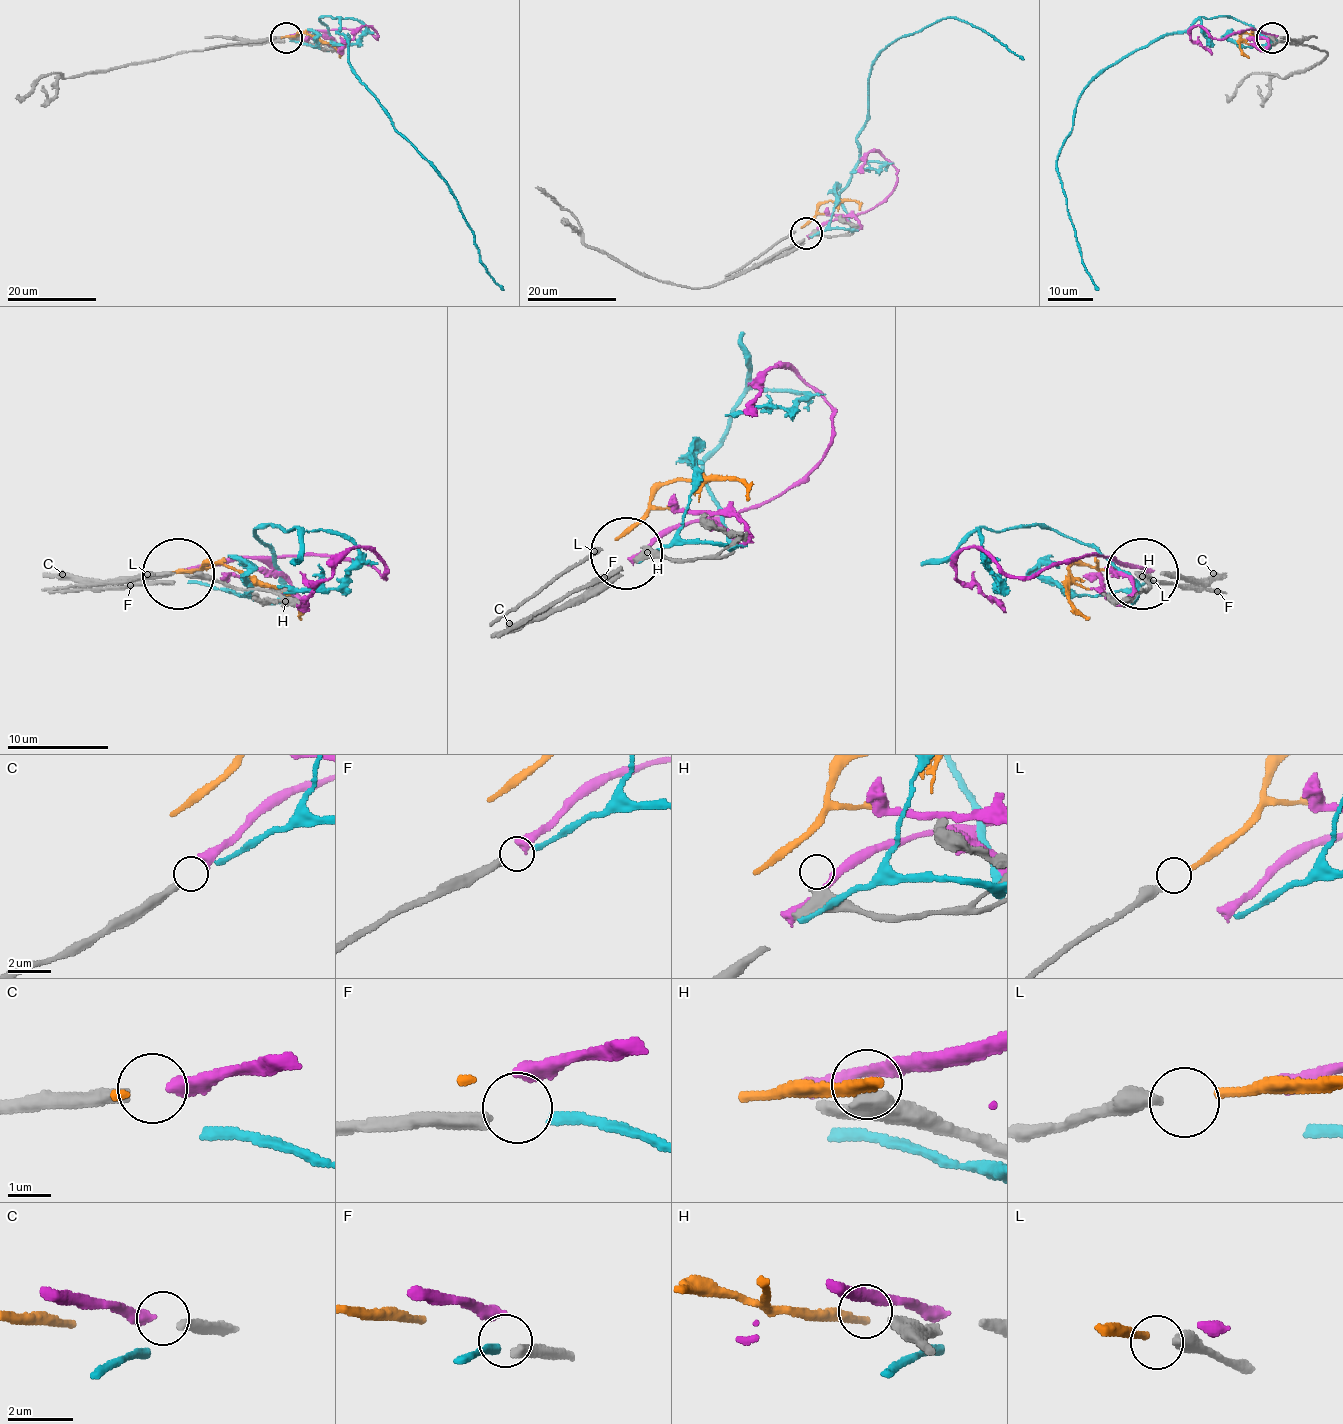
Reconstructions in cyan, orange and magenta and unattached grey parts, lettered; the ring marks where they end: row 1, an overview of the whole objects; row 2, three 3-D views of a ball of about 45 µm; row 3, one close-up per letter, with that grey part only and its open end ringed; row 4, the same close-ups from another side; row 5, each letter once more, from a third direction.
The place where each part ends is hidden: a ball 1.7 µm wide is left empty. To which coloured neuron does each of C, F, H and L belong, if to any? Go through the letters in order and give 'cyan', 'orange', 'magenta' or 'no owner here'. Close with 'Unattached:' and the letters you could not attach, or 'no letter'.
C: magenta
F: cyan
H: no owner here
L: orange
Unattached: H

